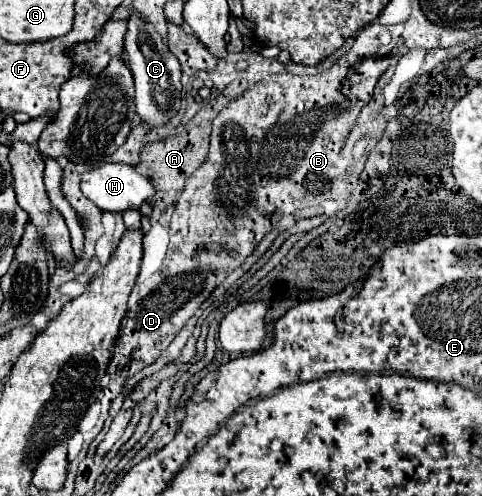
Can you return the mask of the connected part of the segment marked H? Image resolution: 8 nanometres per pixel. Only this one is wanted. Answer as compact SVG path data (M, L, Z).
M103 163L101 167L95 167L87 171L81 177L81 191L83 195L93 201L101 211L111 211L111 213L121 213L125 209L139 209L143 201L153 201L155 189L151 181L135 171L131 165L123 163Z

